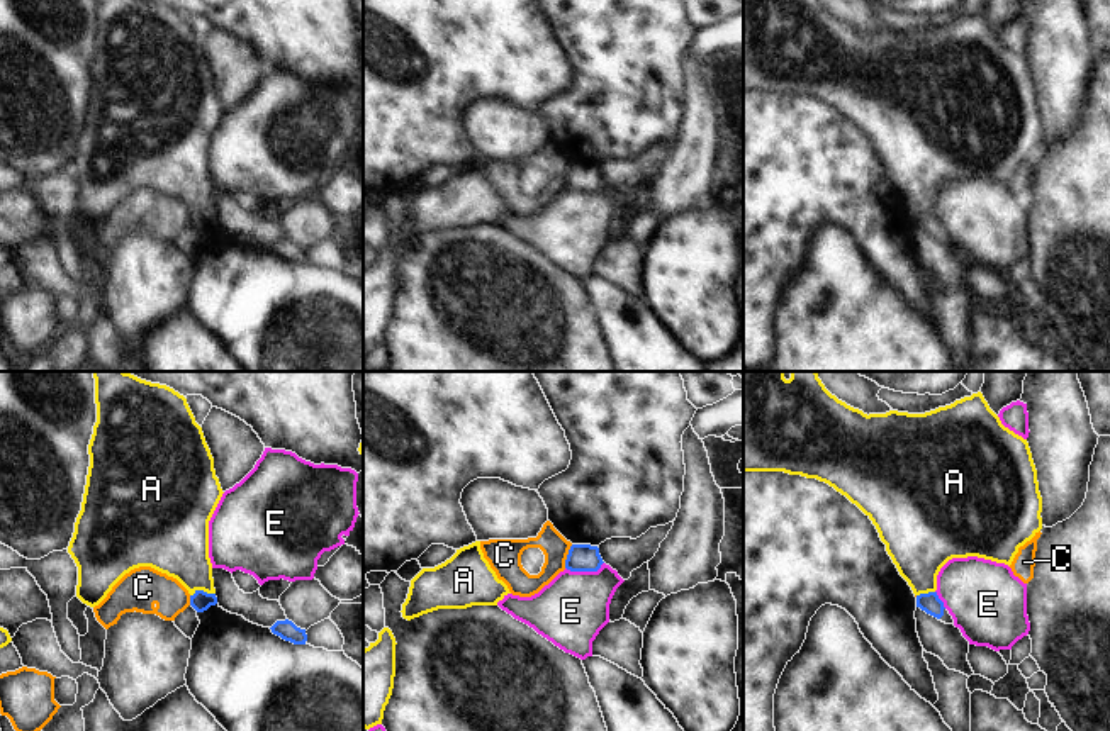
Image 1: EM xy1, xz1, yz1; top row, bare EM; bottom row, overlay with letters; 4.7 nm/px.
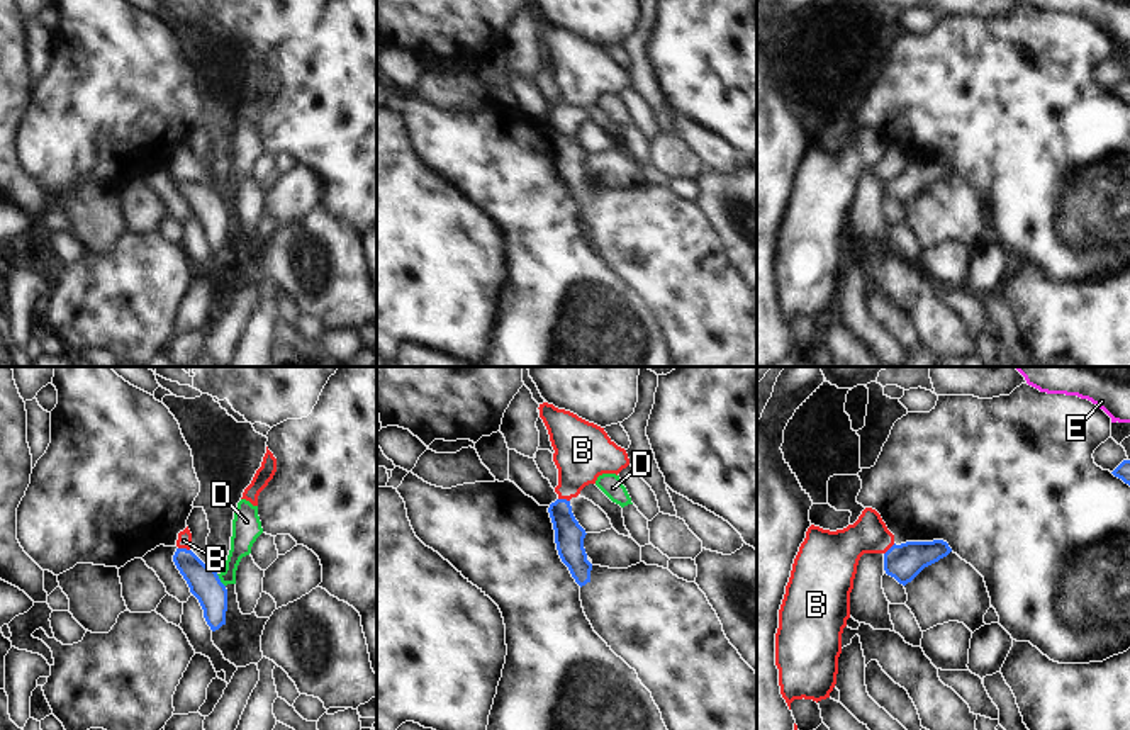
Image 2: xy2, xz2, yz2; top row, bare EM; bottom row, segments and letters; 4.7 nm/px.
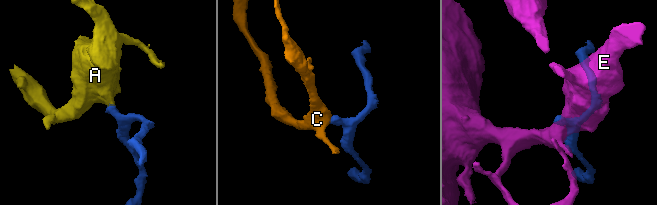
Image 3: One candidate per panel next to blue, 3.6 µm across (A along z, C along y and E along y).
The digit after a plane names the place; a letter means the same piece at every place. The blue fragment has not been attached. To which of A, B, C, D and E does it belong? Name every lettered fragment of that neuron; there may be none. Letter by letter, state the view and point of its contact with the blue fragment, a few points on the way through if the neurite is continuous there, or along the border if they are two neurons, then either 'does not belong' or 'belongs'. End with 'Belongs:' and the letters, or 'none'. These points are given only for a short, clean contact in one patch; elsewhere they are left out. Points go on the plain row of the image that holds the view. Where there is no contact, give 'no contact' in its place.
A: meets blue in xy1 at (202, 211); runs through xy1 (201, 221), (202, 211), (192, 187), (177, 165); belongs
B: meets blue in xy2 at (184, 168); border along xy2 (179, 167), (189, 170); does not belong
C: meets blue in xz1 at (567, 177); border along xz1 (572, 165), (564, 187); does not belong
D: meets blue in xy2 at (219, 201); border along xy2 (216, 194), (224, 206); does not belong
E: meets blue in xz1 at (584, 190); border along xz1 (603, 182), (596, 190), (566, 189); does not belong
Belongs: A

